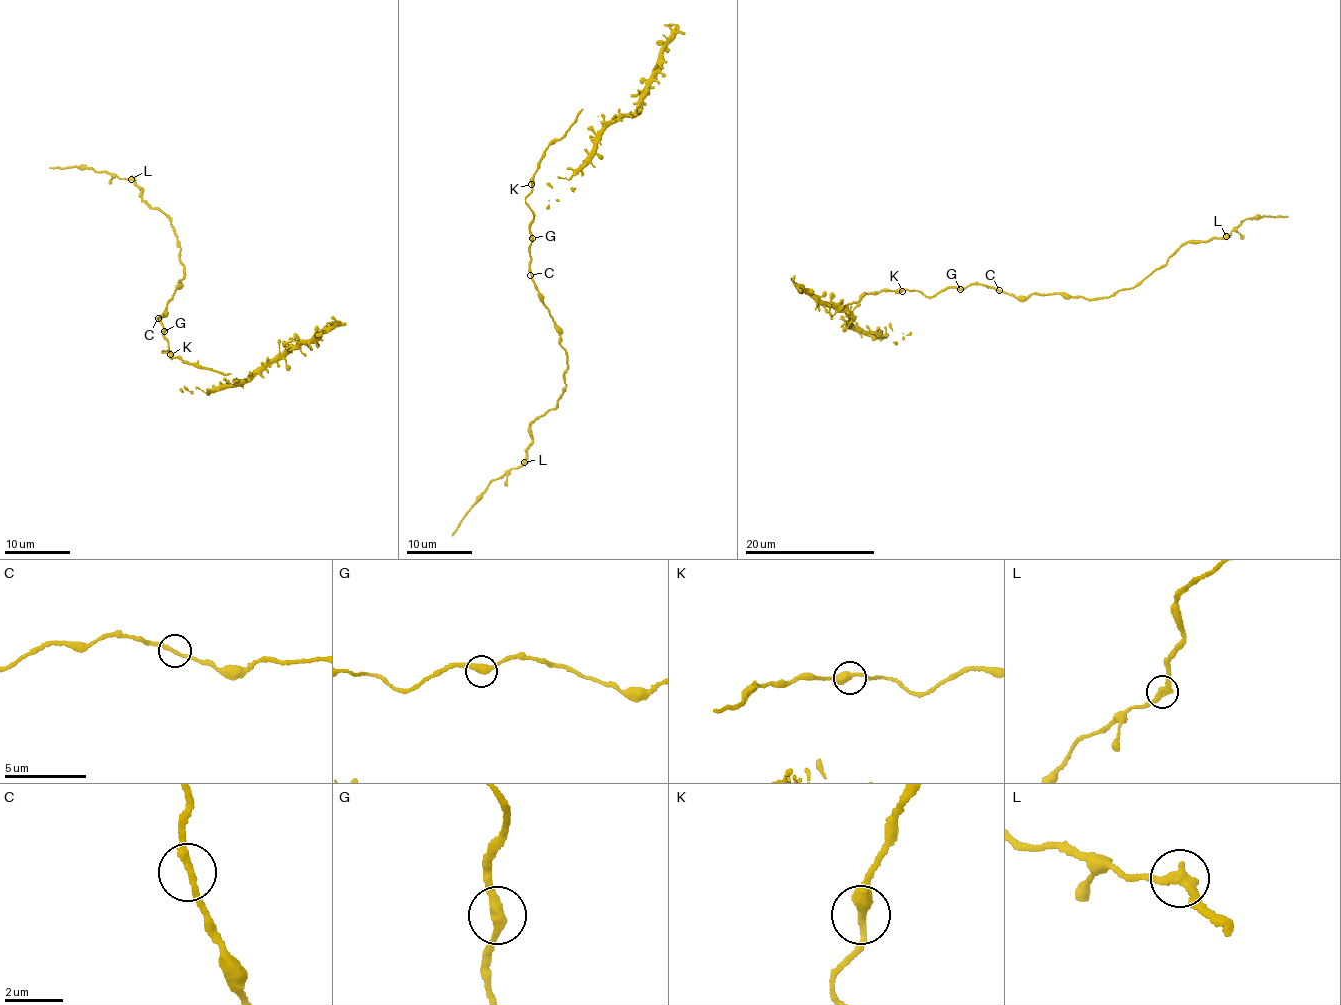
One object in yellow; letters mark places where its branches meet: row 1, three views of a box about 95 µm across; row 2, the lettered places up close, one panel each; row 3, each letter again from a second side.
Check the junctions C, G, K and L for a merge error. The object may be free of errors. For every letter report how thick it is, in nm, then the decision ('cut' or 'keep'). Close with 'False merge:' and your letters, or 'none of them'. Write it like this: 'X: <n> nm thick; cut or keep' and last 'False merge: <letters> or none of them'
C: 240 nm thick; keep
G: 340 nm thick; keep
K: 360 nm thick; keep
L: 340 nm thick; keep
False merge: none of them

